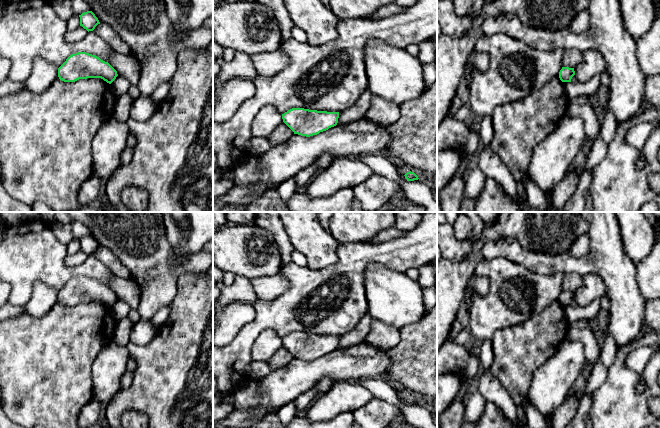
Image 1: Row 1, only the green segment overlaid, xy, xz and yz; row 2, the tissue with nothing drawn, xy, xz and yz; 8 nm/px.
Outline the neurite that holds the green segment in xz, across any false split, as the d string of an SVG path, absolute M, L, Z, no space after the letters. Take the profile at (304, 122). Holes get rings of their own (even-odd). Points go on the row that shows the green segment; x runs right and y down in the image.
M292 108L282 114L283 122L301 136L310 137L334 127L338 123L339 112Z

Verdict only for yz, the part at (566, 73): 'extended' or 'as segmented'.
as segmented

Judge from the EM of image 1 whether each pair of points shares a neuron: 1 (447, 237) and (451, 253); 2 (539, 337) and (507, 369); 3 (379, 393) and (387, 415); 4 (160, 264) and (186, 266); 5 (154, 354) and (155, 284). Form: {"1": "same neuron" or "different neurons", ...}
{"1": "same neuron", "2": "same neuron", "3": "different neurons", "4": "same neuron", "5": "different neurons"}

